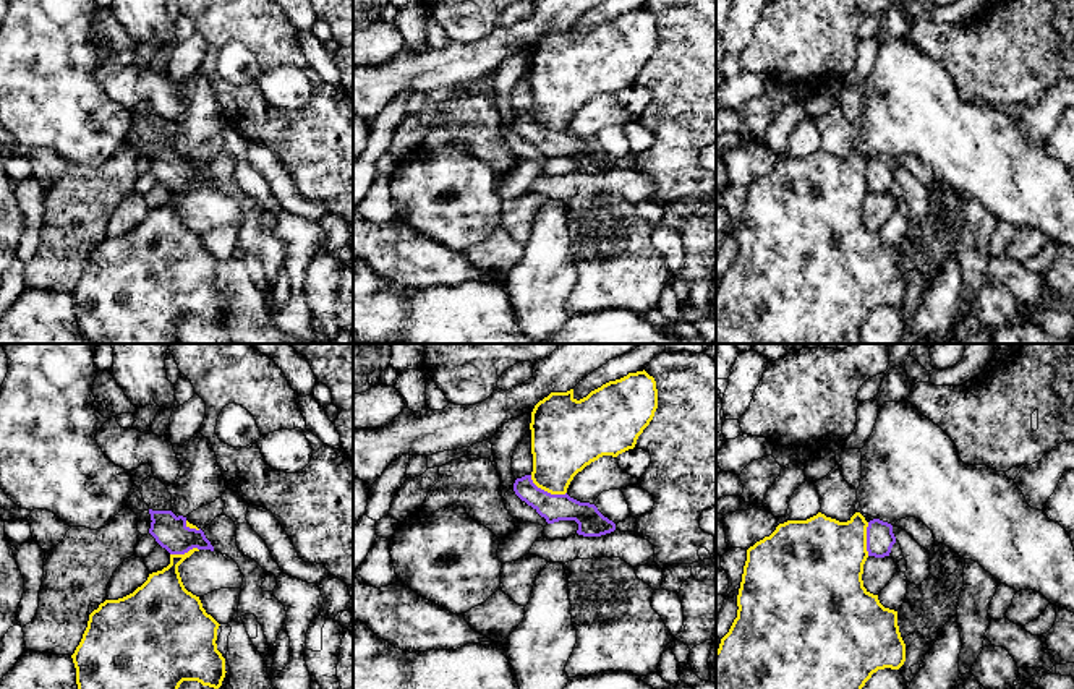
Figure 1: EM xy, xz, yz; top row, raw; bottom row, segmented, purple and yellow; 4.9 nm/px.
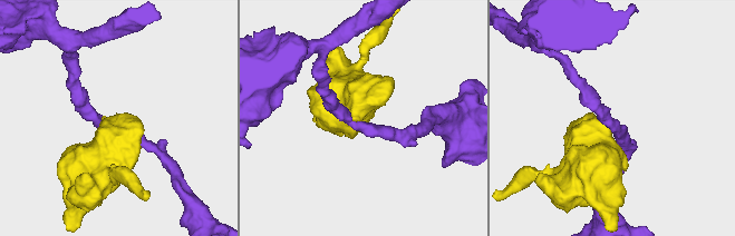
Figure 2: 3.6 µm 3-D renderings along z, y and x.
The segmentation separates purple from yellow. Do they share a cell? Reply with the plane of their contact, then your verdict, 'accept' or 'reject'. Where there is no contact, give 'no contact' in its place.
xz | reject

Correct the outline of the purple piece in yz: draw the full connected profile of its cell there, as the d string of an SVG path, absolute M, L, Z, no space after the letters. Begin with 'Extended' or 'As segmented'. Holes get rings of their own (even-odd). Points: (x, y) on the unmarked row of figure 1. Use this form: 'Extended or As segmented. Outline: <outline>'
As segmented. Outline: M873 156L867 164L867 188L868 193L884 195L889 193L896 173L893 170L893 162L880 156Z

